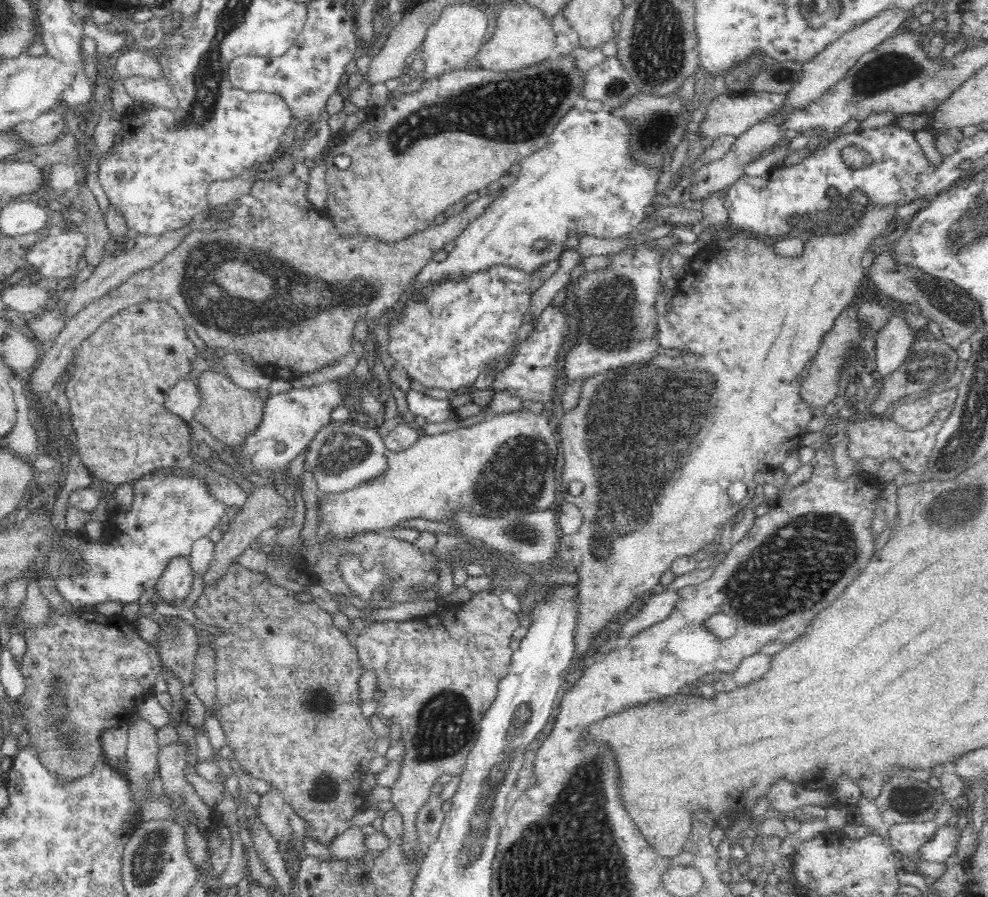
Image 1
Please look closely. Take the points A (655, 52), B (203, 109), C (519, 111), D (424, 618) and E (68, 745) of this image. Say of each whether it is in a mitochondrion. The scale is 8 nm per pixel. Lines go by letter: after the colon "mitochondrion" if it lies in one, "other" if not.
A: mitochondrion
B: mitochondrion
C: mitochondrion
D: other
E: mitochondrion

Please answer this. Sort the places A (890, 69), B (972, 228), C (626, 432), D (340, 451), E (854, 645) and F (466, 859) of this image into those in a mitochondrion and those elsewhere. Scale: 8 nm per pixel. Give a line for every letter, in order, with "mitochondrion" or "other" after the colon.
A: mitochondrion
B: mitochondrion
C: mitochondrion
D: mitochondrion
E: other
F: mitochondrion

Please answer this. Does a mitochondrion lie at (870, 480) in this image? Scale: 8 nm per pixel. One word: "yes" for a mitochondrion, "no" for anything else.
no

